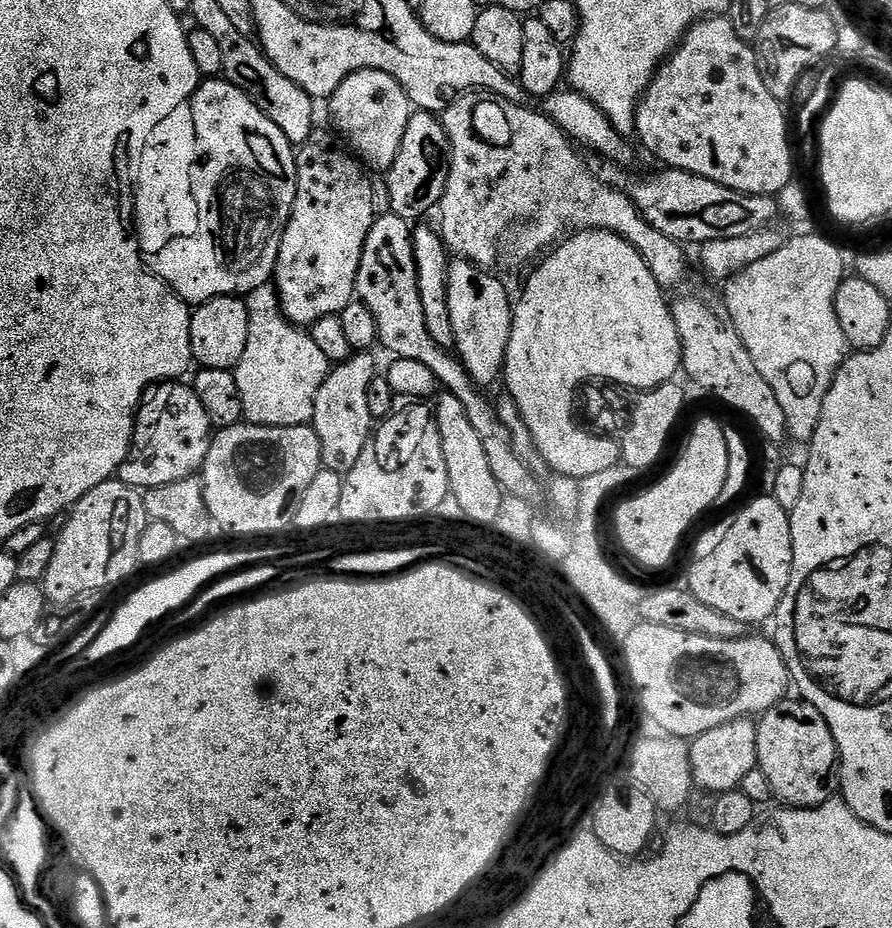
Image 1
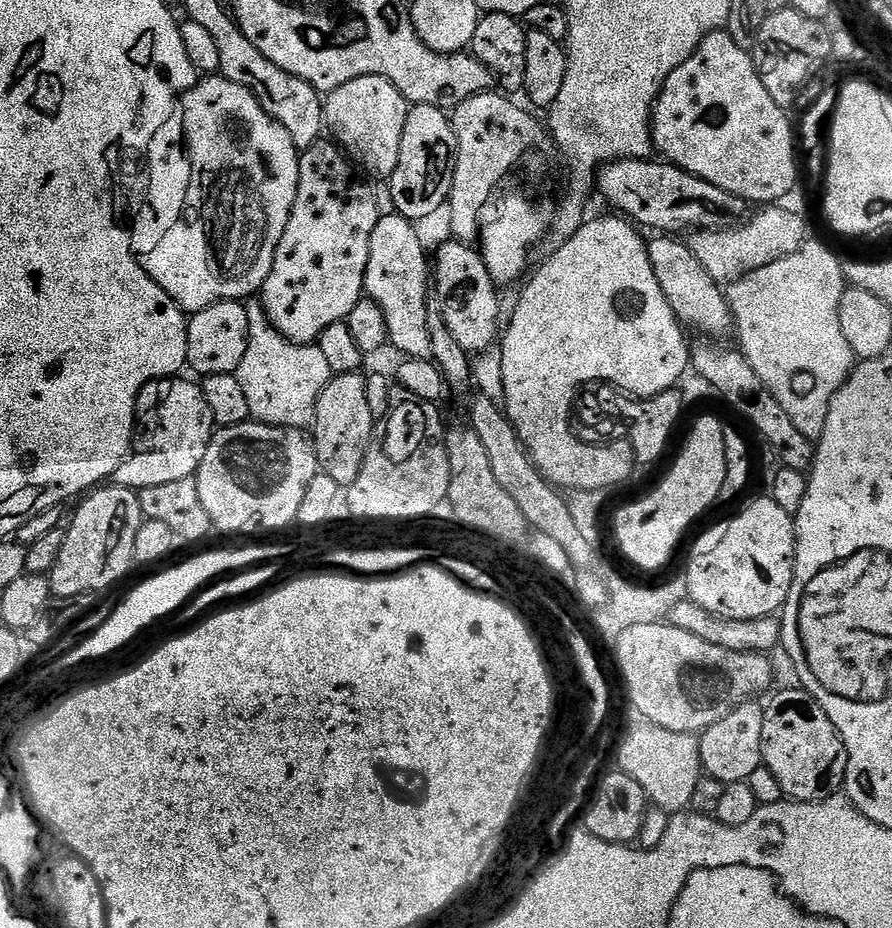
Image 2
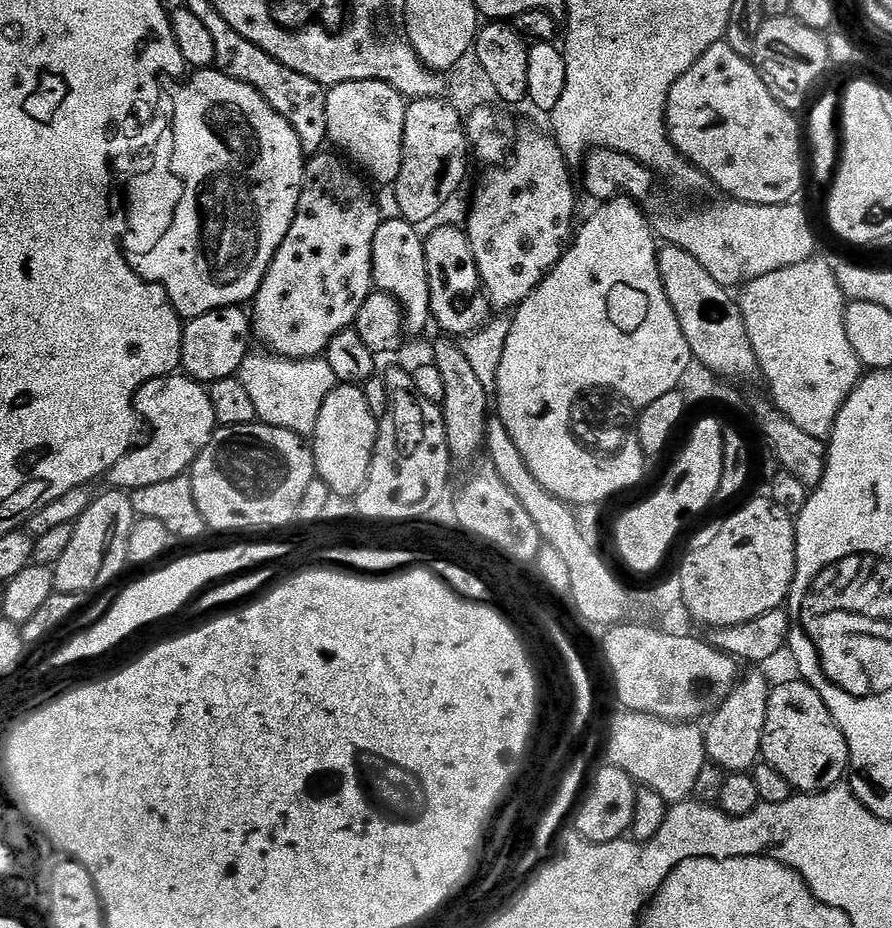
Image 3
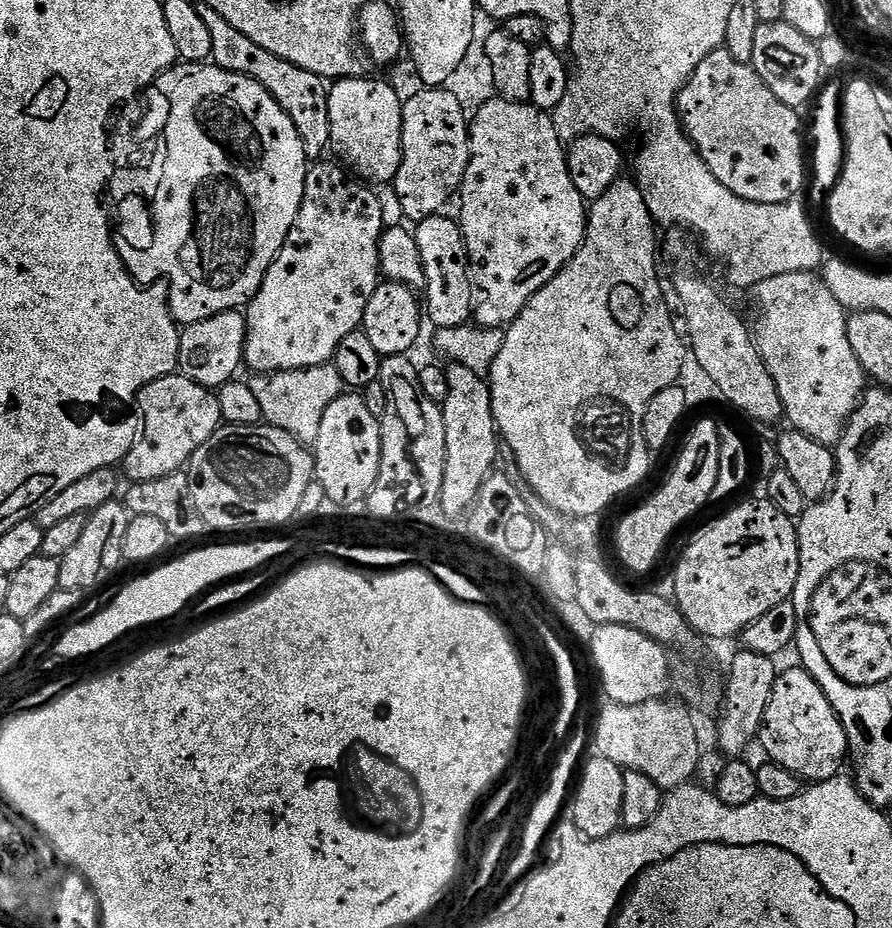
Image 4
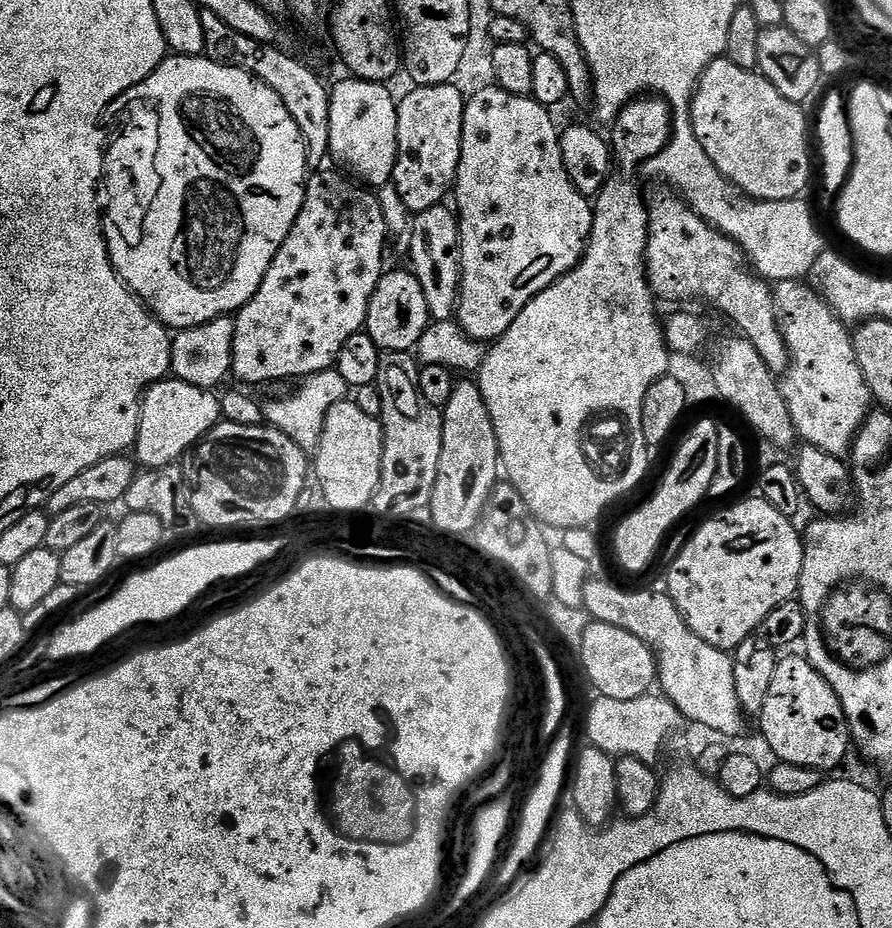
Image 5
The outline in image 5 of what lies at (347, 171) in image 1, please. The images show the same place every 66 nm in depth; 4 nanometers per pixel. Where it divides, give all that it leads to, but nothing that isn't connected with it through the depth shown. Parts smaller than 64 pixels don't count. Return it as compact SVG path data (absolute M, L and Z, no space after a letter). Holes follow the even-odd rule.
M316 170L309 175L308 183L304 185L304 205L286 238L286 242L282 242L262 286L258 286L258 294L254 294L254 298L250 298L248 305L235 313L236 329L234 330L231 375L237 376L244 384L268 384L271 380L293 380L292 382L296 382L303 377L329 371L335 365L342 346L346 346L346 338L358 334L364 328L368 303L374 294L374 286L378 286L381 276L386 271L386 265L384 265L386 229L377 193L353 182L347 175L341 174L339 171L336 171L337 173L324 171Z

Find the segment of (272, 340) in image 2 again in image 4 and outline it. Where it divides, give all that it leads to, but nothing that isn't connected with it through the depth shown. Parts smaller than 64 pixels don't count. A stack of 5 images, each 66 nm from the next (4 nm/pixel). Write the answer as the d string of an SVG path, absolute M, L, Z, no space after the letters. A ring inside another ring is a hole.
M332 362L302 370L256 374L251 377L250 383L254 398L258 398L261 417L272 427L286 430L286 434L305 446L315 445L318 429L322 426L322 414L326 414L326 406L337 400L346 388L335 363Z

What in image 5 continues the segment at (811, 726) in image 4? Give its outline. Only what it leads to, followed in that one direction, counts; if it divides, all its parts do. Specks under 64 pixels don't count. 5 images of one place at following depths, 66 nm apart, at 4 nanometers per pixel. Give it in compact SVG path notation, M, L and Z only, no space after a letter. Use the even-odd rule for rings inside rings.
M803 655L788 656L777 663L766 702L758 714L760 732L775 759L790 766L806 766L828 774L848 756L850 737L846 714L838 694Z

